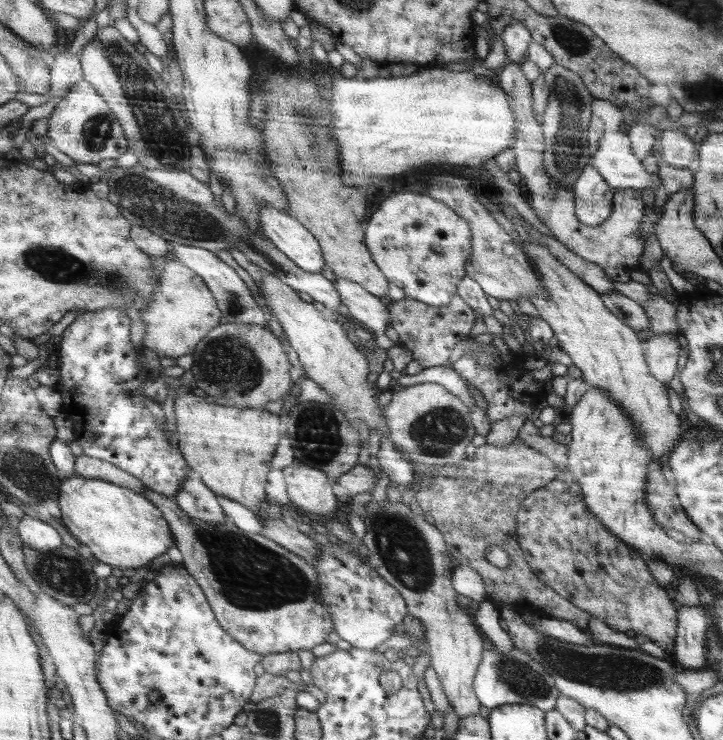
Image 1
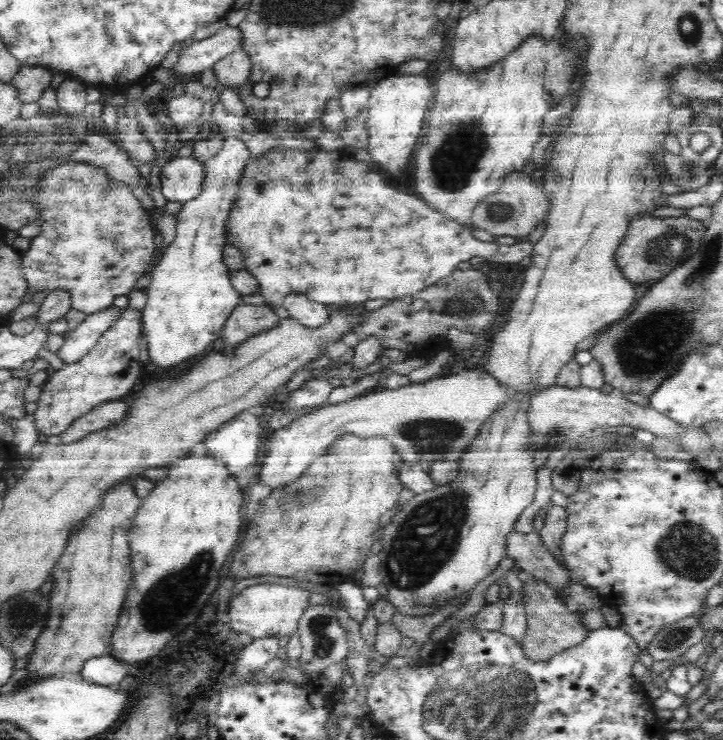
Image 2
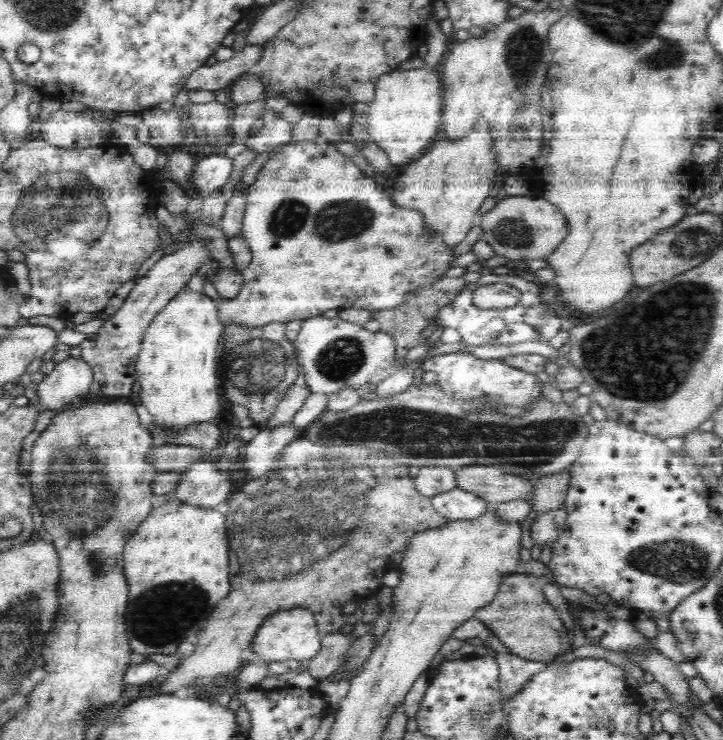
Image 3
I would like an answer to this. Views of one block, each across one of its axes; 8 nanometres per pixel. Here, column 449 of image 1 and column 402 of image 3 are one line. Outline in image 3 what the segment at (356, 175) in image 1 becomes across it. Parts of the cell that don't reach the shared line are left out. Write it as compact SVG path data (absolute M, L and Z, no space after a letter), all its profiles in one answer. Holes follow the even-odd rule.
M414 68L396 70L378 78L375 95L369 104L369 111L363 118L367 132L386 154L392 165L409 164L438 134L443 110L442 79L435 69Z

